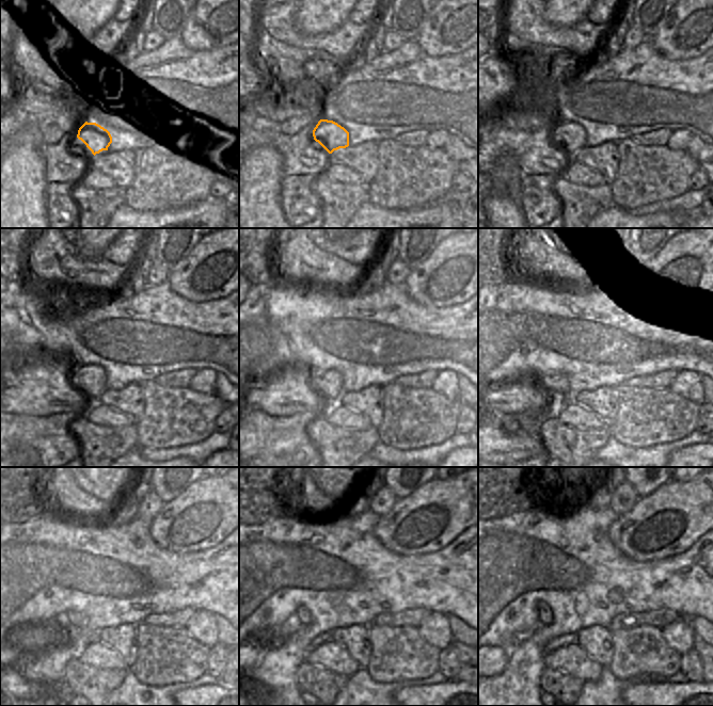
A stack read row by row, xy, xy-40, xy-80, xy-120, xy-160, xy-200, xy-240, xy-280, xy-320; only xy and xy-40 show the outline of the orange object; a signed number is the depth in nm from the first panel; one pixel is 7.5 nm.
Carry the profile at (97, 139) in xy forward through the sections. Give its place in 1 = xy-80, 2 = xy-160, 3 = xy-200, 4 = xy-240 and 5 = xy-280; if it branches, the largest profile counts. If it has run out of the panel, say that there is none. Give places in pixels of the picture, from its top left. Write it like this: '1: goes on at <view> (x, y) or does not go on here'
1: goes on at xy-80 (571, 137)
2: goes on at xy-160 (328, 383)
3: goes on at xy-200 (557, 383)
4: goes on at xy-240 (69, 619)
5: goes on at xy-280 (303, 614)

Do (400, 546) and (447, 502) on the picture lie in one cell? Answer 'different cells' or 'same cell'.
same cell

